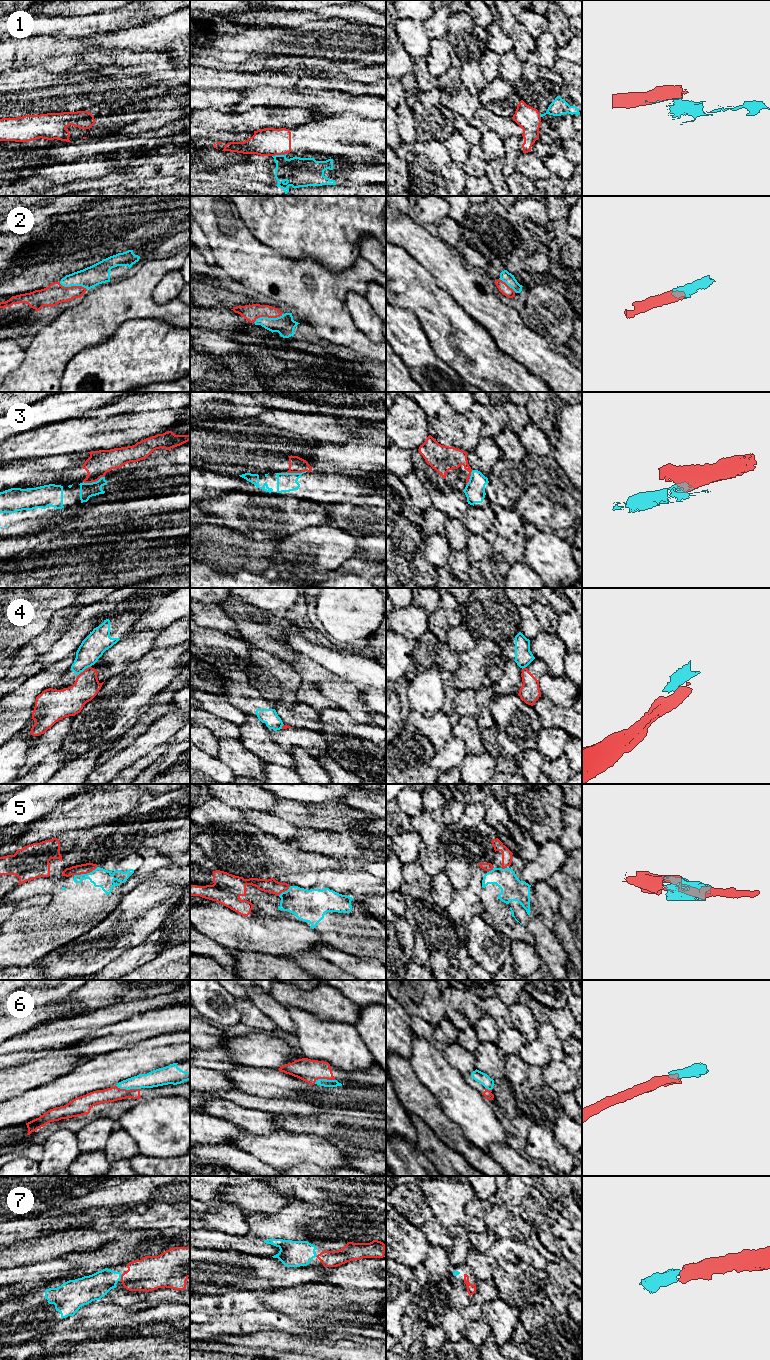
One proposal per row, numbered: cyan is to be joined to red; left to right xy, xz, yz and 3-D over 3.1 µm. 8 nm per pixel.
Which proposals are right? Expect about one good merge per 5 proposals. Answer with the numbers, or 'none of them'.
2, 6, 7

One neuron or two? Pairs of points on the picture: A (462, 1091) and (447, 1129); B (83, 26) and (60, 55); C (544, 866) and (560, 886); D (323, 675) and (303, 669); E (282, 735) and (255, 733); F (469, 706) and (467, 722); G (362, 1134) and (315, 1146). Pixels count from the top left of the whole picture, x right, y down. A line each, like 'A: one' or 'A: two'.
A: two
B: two
C: two
D: one
E: two
F: two
G: two

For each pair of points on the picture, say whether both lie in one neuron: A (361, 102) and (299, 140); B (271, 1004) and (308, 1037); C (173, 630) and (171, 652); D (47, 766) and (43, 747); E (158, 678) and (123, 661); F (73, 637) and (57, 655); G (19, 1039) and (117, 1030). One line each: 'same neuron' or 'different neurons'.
A: different neurons
B: different neurons
C: different neurons
D: different neurons
E: different neurons
F: same neuron
G: different neurons

